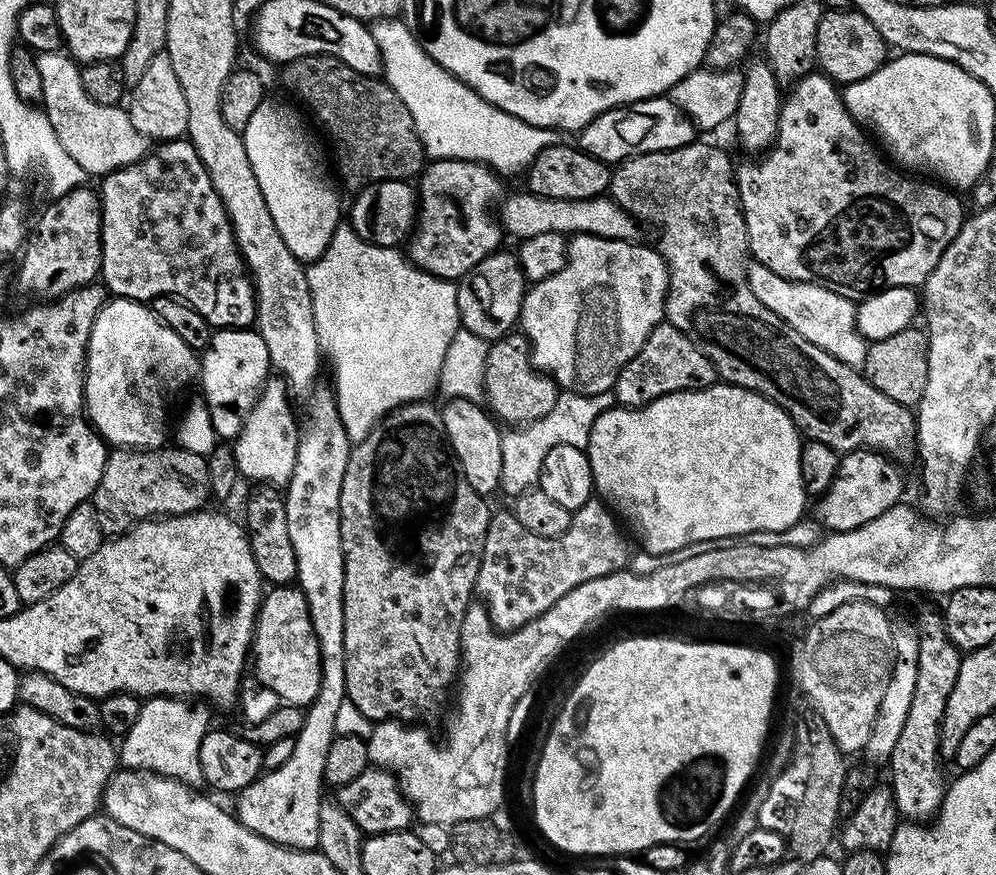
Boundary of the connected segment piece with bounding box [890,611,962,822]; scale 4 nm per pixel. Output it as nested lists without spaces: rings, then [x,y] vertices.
[[[939,611],[924,612],[918,619],[918,686],[914,686],[914,698],[902,729],[902,735],[894,745],[890,761],[892,781],[890,787],[899,815],[908,822],[924,822],[935,817],[944,800],[946,779],[940,769],[940,727],[942,714],[946,714],[946,702],[950,690],[958,679],[962,653],[950,642],[944,629],[944,618]]]

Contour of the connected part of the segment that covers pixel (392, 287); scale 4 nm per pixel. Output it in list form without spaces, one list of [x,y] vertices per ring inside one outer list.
[[[341,226],[334,230],[330,242],[322,255],[307,265],[308,289],[312,291],[312,301],[314,302],[314,326],[318,330],[320,339],[320,351],[325,357],[332,359],[332,376],[336,379],[334,391],[336,394],[336,405],[338,414],[342,418],[342,426],[346,426],[346,434],[353,445],[360,444],[370,434],[372,429],[396,408],[403,407],[404,404],[414,404],[424,402],[429,399],[431,392],[437,391],[440,382],[440,371],[442,370],[442,358],[446,358],[446,349],[450,346],[450,338],[461,328],[460,315],[458,314],[458,298],[456,297],[456,284],[451,280],[443,280],[437,276],[432,276],[428,272],[423,272],[417,268],[403,251],[395,248],[383,248],[367,244],[351,226]]]

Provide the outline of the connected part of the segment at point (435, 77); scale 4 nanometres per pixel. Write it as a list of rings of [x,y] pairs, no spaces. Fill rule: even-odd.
[[[389,18],[375,21],[371,25],[374,42],[382,54],[382,76],[406,102],[410,118],[418,130],[424,151],[438,160],[472,160],[485,164],[497,173],[516,172],[527,169],[533,158],[543,148],[557,143],[558,136],[551,128],[530,126],[514,114],[498,110],[483,100],[468,84],[449,74],[416,41],[416,35],[404,25],[403,19]]]

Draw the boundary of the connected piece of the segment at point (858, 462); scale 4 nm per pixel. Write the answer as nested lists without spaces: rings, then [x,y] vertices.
[[[859,448],[853,452],[845,452],[841,455],[840,465],[830,482],[828,489],[815,501],[816,517],[815,523],[821,529],[829,533],[845,532],[866,526],[866,522],[874,522],[878,514],[886,514],[896,504],[901,503],[904,492],[904,476],[900,473],[901,465],[889,458],[885,453],[878,452],[874,448]]]

